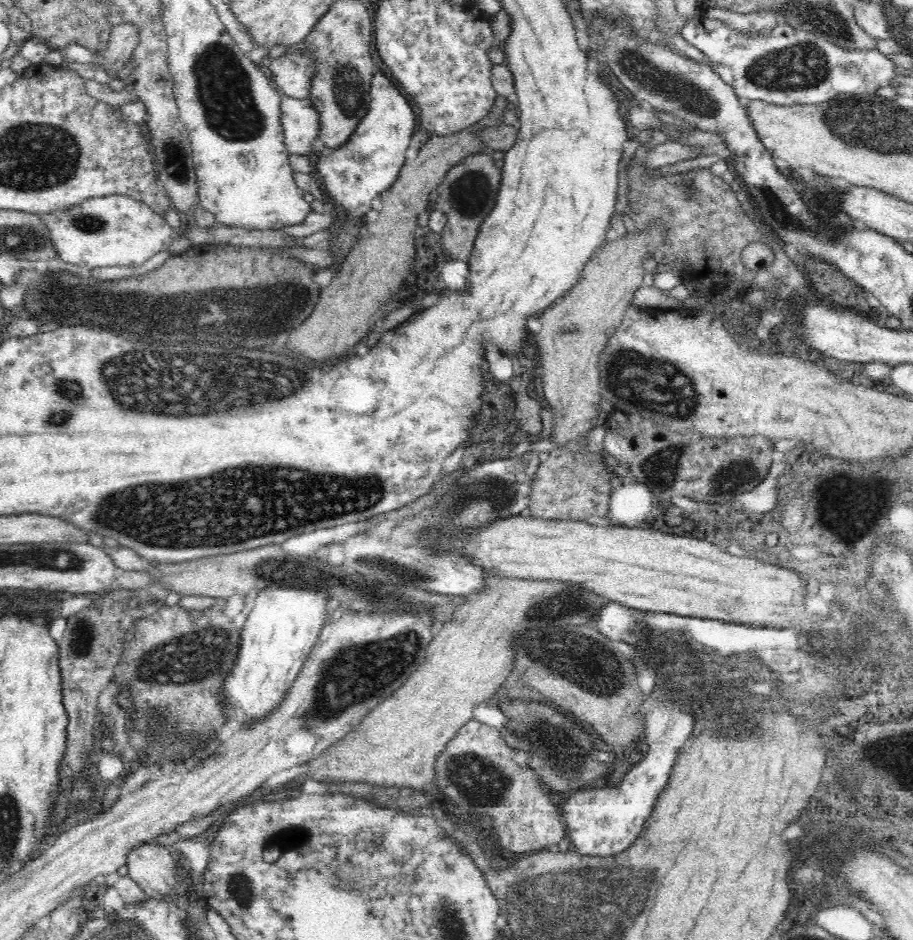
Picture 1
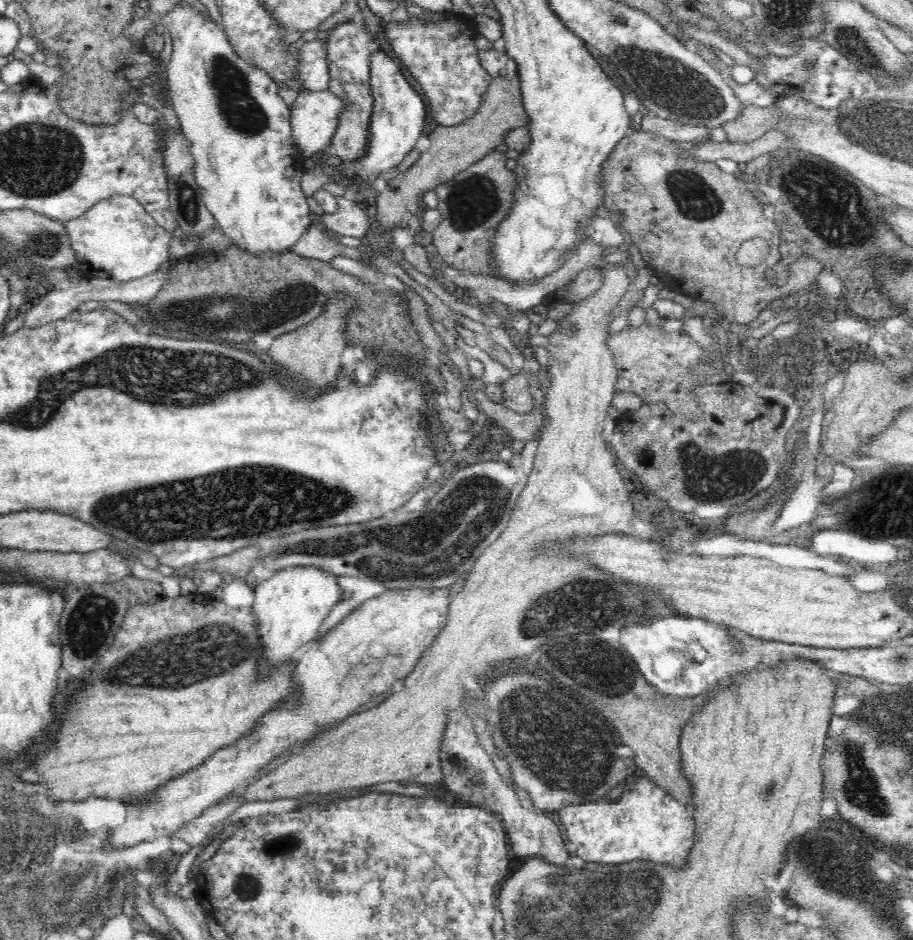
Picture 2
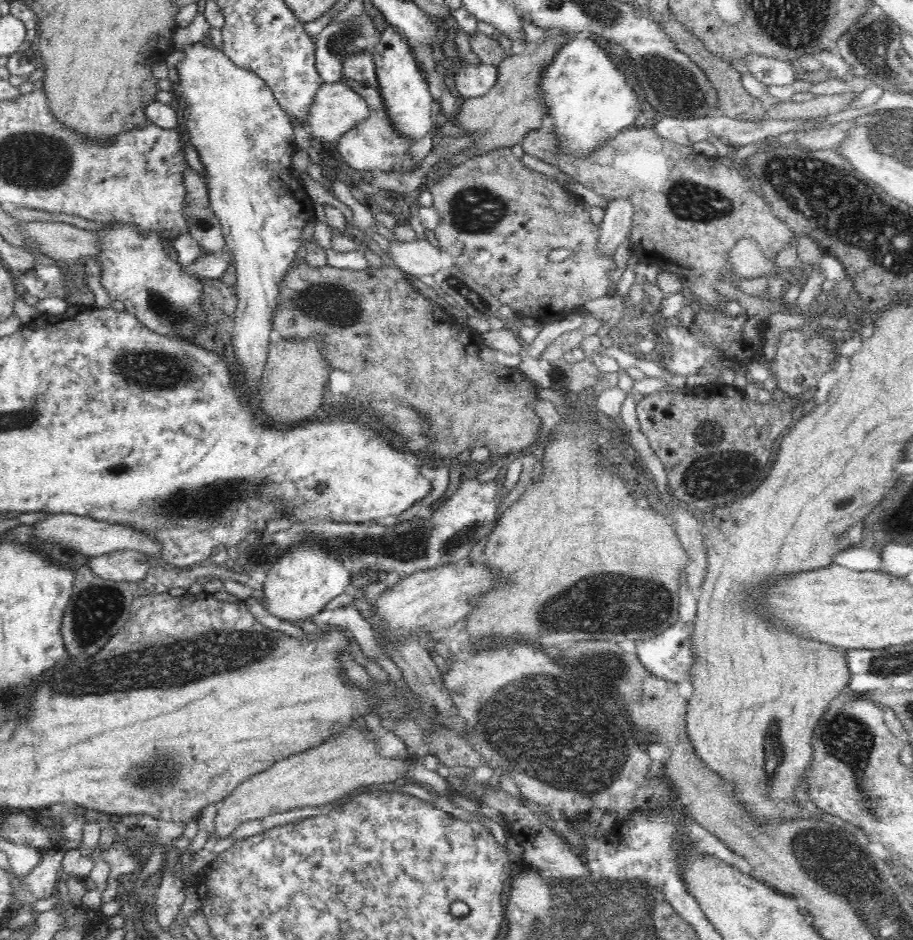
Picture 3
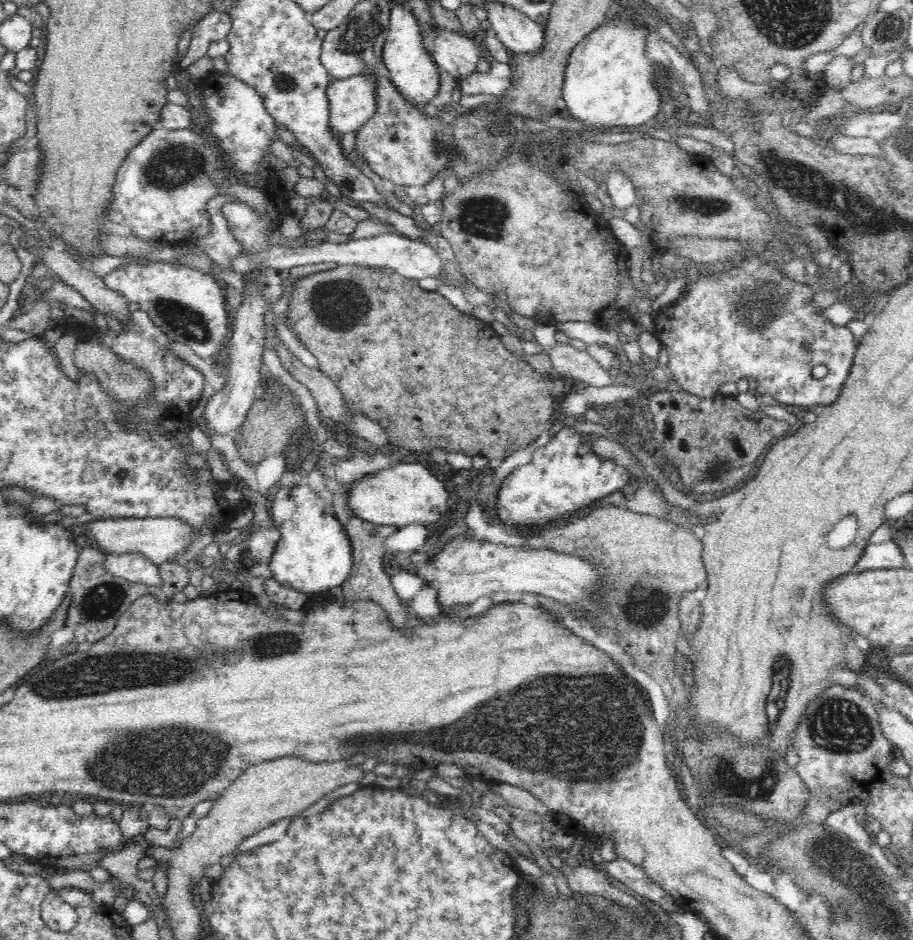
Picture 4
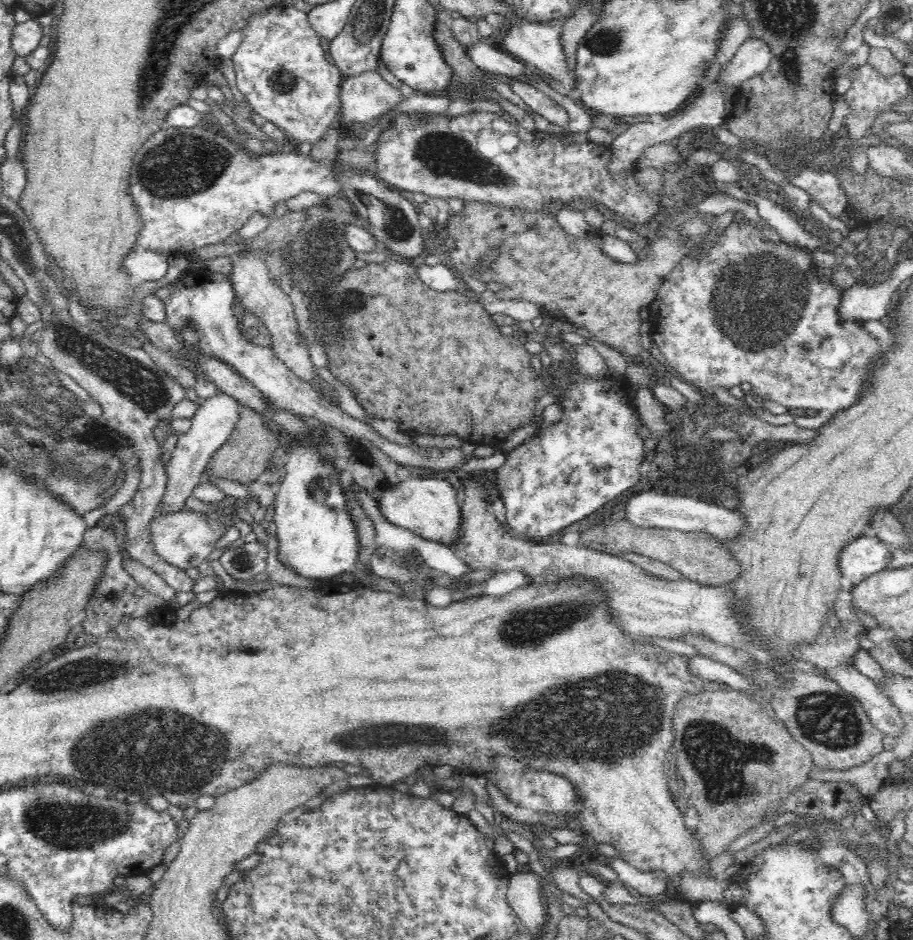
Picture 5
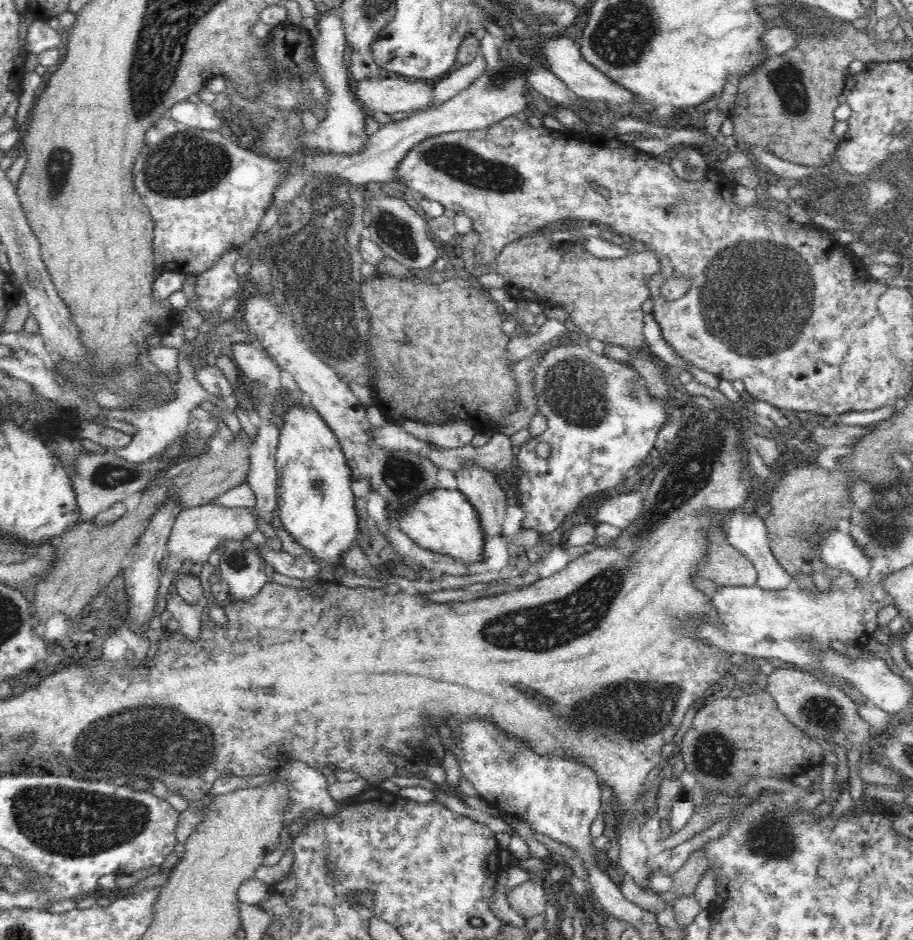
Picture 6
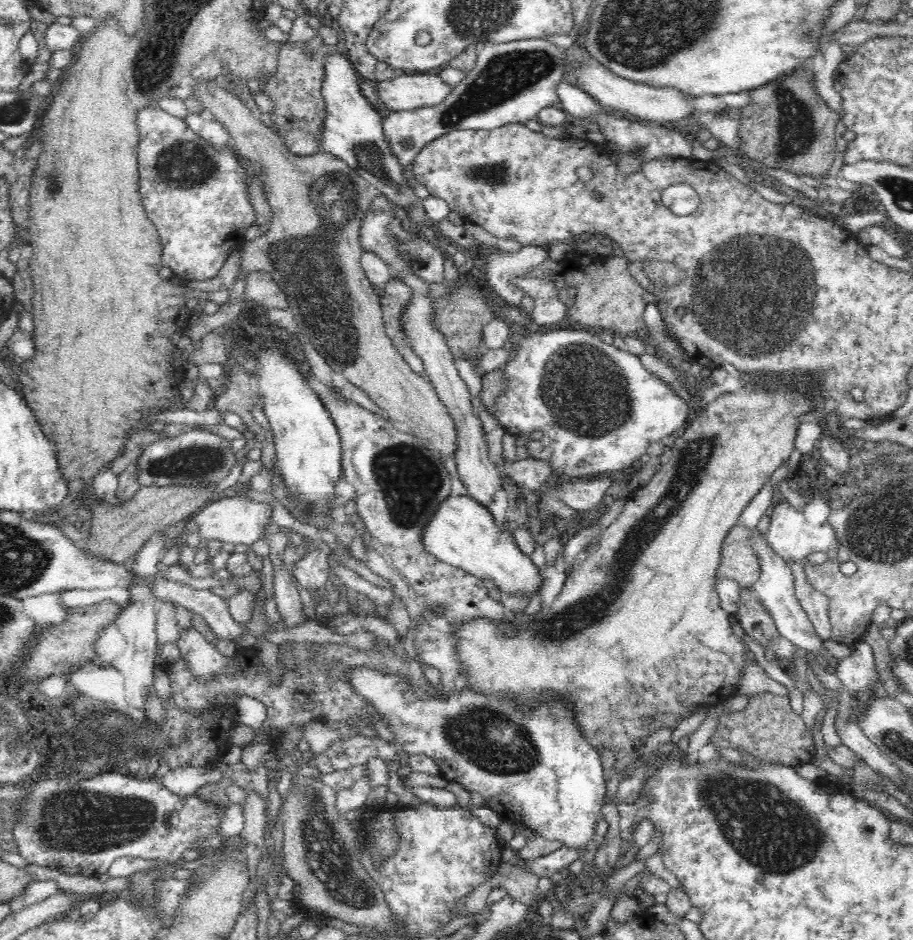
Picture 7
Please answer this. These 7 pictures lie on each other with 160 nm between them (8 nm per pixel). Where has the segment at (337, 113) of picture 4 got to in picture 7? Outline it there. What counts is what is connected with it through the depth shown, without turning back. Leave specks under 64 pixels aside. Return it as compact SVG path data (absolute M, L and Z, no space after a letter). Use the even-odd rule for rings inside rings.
M398 72L392 79L378 82L377 86L380 100L392 112L436 106L453 89L442 82L440 75L428 75L425 72L414 75Z

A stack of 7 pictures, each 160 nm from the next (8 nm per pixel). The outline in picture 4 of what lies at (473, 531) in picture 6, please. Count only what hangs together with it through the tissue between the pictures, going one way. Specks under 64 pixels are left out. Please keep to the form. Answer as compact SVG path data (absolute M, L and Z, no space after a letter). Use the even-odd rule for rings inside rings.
M393 463L391 469L366 474L347 492L347 507L356 516L374 524L408 526L413 522L432 524L446 516L450 506L446 482L440 482L420 464Z

